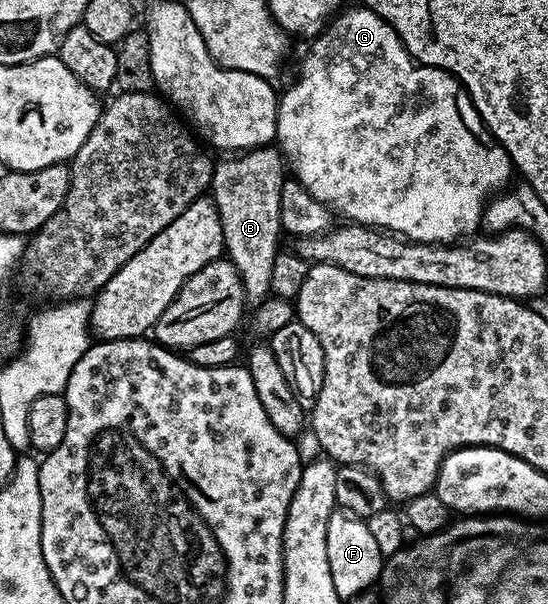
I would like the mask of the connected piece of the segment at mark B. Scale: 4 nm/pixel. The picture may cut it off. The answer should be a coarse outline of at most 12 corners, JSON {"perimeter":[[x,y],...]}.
{"perimeter":[[285,158],[216,160],[209,196],[248,302],[271,290]]}

